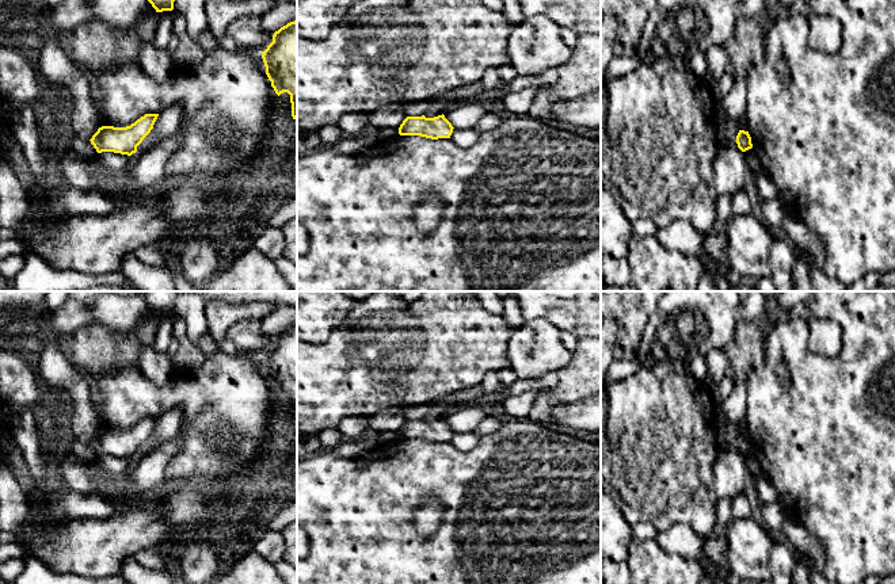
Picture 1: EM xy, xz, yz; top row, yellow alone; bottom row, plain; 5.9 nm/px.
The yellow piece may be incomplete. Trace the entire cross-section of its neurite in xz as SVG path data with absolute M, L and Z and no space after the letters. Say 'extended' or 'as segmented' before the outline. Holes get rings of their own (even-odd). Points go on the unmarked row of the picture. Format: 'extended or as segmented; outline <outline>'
as segmented; outline M445 419L434 421L422 420L407 420L399 431L400 439L420 439L431 443L450 442L453 436L452 427Z

